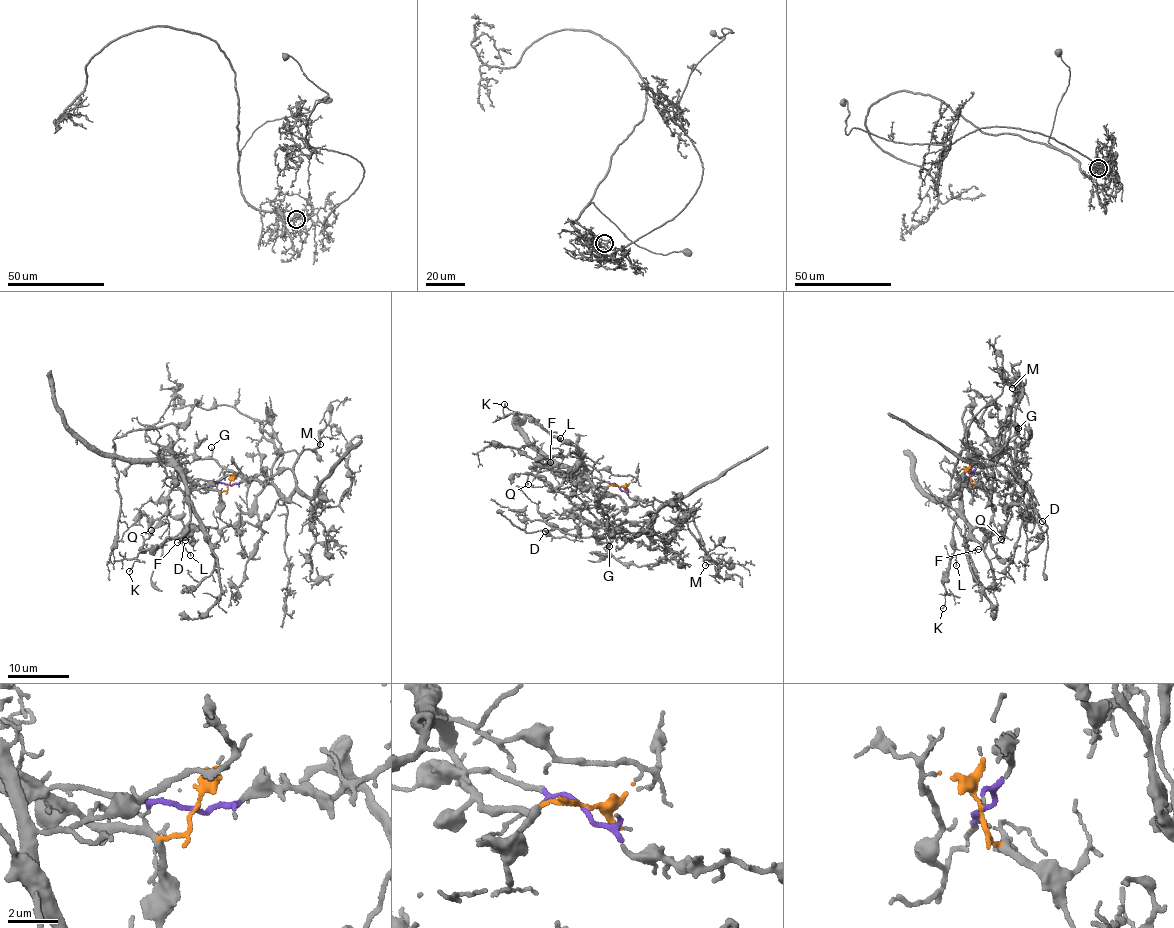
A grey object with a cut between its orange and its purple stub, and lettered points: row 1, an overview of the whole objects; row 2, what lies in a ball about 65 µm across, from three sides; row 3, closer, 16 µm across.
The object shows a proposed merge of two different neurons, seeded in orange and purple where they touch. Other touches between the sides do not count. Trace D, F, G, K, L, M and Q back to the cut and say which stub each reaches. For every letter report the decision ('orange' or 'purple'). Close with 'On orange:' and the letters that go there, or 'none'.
D: purple
F: orange
G: purple
K: orange
L: orange
M: purple
Q: purple
On orange: F, K, L

